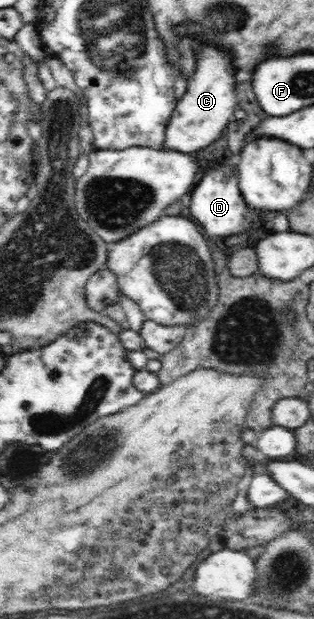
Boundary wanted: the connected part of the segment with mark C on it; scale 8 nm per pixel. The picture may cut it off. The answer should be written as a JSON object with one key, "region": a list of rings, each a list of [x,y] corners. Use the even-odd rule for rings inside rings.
{"region":[[[194,47],[196,63],[198,63],[198,69],[195,74],[189,78],[186,91],[184,95],[176,101],[176,106],[168,119],[167,127],[164,129],[164,147],[167,150],[191,152],[199,151],[203,147],[207,147],[209,143],[213,143],[215,139],[219,139],[221,131],[227,127],[231,115],[235,113],[237,109],[237,100],[235,94],[233,94],[235,71],[233,71],[232,63],[225,63],[219,55],[215,55],[215,51],[207,51],[207,47]]]}

